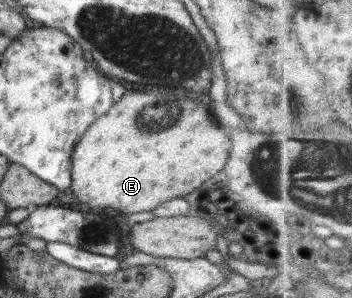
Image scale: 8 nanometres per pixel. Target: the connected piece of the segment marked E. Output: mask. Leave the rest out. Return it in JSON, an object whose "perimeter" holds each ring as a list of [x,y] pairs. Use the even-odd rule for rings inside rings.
{"perimeter":[[[160,84],[141,87],[140,91],[128,90],[107,114],[100,116],[86,130],[71,156],[72,184],[69,188],[78,202],[106,213],[150,212],[174,198],[191,194],[202,182],[224,168],[232,146],[226,130],[212,116],[202,116],[202,104],[196,104],[196,100],[189,99],[186,93],[182,86]]]}

